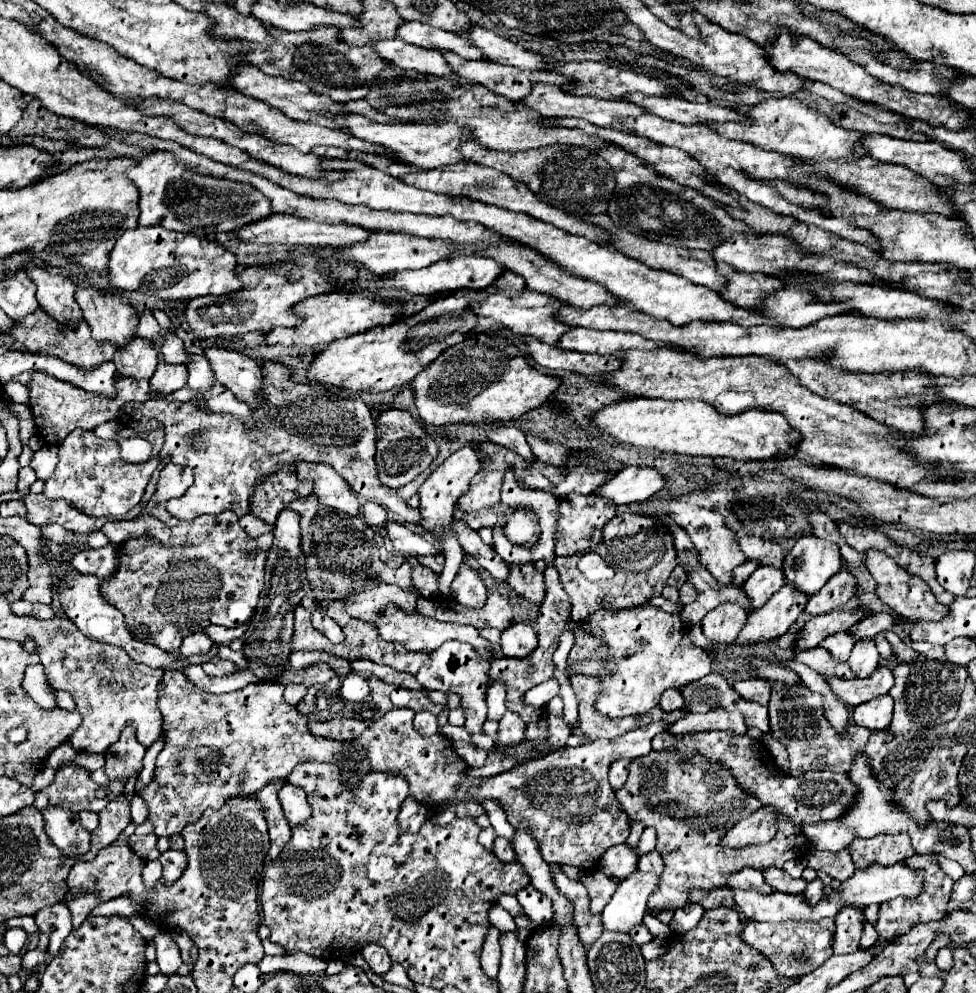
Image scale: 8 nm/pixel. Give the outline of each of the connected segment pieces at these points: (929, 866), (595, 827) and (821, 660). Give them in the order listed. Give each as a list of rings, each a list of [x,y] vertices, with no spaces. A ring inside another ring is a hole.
[[[913,854],[905,860],[905,866],[909,866],[913,870],[925,870],[923,891],[913,900],[901,896],[901,898],[895,898],[895,904],[891,904],[891,902],[881,904],[881,910],[879,910],[879,916],[875,922],[875,930],[879,932],[881,942],[893,942],[897,936],[903,936],[905,932],[909,932],[911,926],[939,921],[947,914],[949,894],[952,892],[954,880],[941,872],[941,866],[935,862],[933,854]],[[943,878],[947,878],[947,880],[943,880]]]
[[[399,708],[399,710],[391,710],[387,712],[381,720],[373,722],[357,740],[353,740],[353,744],[357,746],[353,758],[349,758],[351,762],[359,762],[361,758],[367,758],[373,766],[371,772],[395,772],[395,774],[403,774],[409,782],[409,796],[415,798],[417,802],[425,802],[427,806],[443,806],[449,802],[463,802],[463,800],[477,800],[483,802],[485,798],[495,798],[503,804],[505,812],[507,812],[507,820],[511,826],[521,824],[533,824],[535,830],[535,838],[541,844],[541,854],[549,864],[569,864],[575,866],[579,870],[595,870],[599,866],[601,856],[615,844],[623,844],[629,836],[629,818],[625,816],[621,804],[617,804],[617,798],[613,796],[613,788],[607,780],[607,772],[611,762],[619,760],[619,758],[639,758],[645,756],[651,750],[651,740],[655,738],[655,734],[665,730],[663,722],[651,722],[643,728],[637,728],[625,736],[613,738],[613,740],[595,740],[595,742],[587,742],[583,746],[577,748],[559,748],[543,758],[535,758],[535,760],[527,760],[519,766],[515,766],[509,772],[485,778],[485,780],[477,780],[471,778],[467,774],[467,764],[455,754],[451,742],[447,742],[443,736],[443,744],[435,742],[435,736],[421,736],[415,728],[413,728],[413,716],[415,712],[409,708]]]
[[[825,648],[803,650],[803,652],[799,652],[799,656],[795,656],[795,660],[797,662],[805,662],[807,666],[815,668],[823,678],[829,678],[829,676],[853,678],[853,672],[851,672],[849,664],[833,660],[833,656],[829,656],[829,652],[825,652]]]

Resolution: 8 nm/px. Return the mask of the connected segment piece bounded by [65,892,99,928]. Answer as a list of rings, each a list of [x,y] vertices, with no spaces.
[[[89,892],[89,894],[81,894],[73,900],[65,900],[65,904],[73,916],[73,928],[79,928],[83,924],[83,920],[89,916],[89,912],[99,904],[99,900],[97,900],[97,896],[93,896]]]

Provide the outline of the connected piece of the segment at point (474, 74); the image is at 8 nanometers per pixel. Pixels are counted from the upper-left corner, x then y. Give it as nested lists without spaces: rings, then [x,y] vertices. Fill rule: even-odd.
[[[441,52],[443,58],[449,62],[449,66],[453,68],[455,74],[459,74],[463,80],[467,82],[473,82],[473,84],[481,84],[485,88],[489,88],[491,92],[495,94],[501,94],[513,102],[521,102],[531,90],[533,90],[533,84],[555,84],[555,86],[565,86],[565,84],[573,84],[571,78],[567,76],[561,76],[557,72],[529,72],[529,70],[519,70],[519,68],[513,68],[513,66],[503,66],[503,64],[497,64],[497,62],[477,62],[477,60],[463,60],[461,56],[453,54],[453,52]]]

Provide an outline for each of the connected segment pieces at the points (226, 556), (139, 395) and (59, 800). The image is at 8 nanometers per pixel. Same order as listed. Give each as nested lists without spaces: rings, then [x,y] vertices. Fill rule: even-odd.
[[[175,464],[165,466],[157,482],[157,492],[143,506],[141,516],[153,514],[165,522],[171,528],[169,542],[163,544],[145,536],[125,540],[125,544],[119,548],[121,552],[117,550],[119,564],[115,574],[101,584],[101,594],[125,614],[129,632],[135,636],[141,632],[141,628],[147,628],[145,642],[153,642],[153,646],[165,652],[177,652],[185,636],[201,632],[201,628],[211,624],[235,628],[249,622],[263,588],[267,552],[259,550],[259,554],[253,558],[241,554],[241,542],[245,542],[249,536],[239,526],[235,512],[199,516],[193,522],[185,522],[173,518],[165,510],[167,500],[183,496],[191,484],[191,468]],[[213,540],[221,544],[213,544]]]
[[[37,372],[33,374],[33,380],[29,384],[31,388],[31,410],[35,416],[35,432],[41,436],[41,440],[45,444],[61,444],[65,440],[65,436],[69,432],[73,432],[75,428],[83,428],[83,430],[93,430],[95,426],[115,420],[119,416],[119,410],[123,408],[125,402],[145,402],[154,398],[165,398],[168,401],[187,402],[196,397],[187,385],[180,390],[169,395],[158,392],[151,392],[149,380],[133,378],[123,378],[119,374],[115,374],[115,394],[113,396],[105,396],[105,394],[97,394],[97,392],[85,392],[83,388],[77,388],[69,382],[57,380],[55,376]]]
[[[65,764],[55,774],[55,780],[35,794],[33,806],[45,810],[47,806],[61,806],[71,812],[101,812],[107,806],[107,798],[97,798],[97,784],[91,780],[87,768],[77,764]]]

